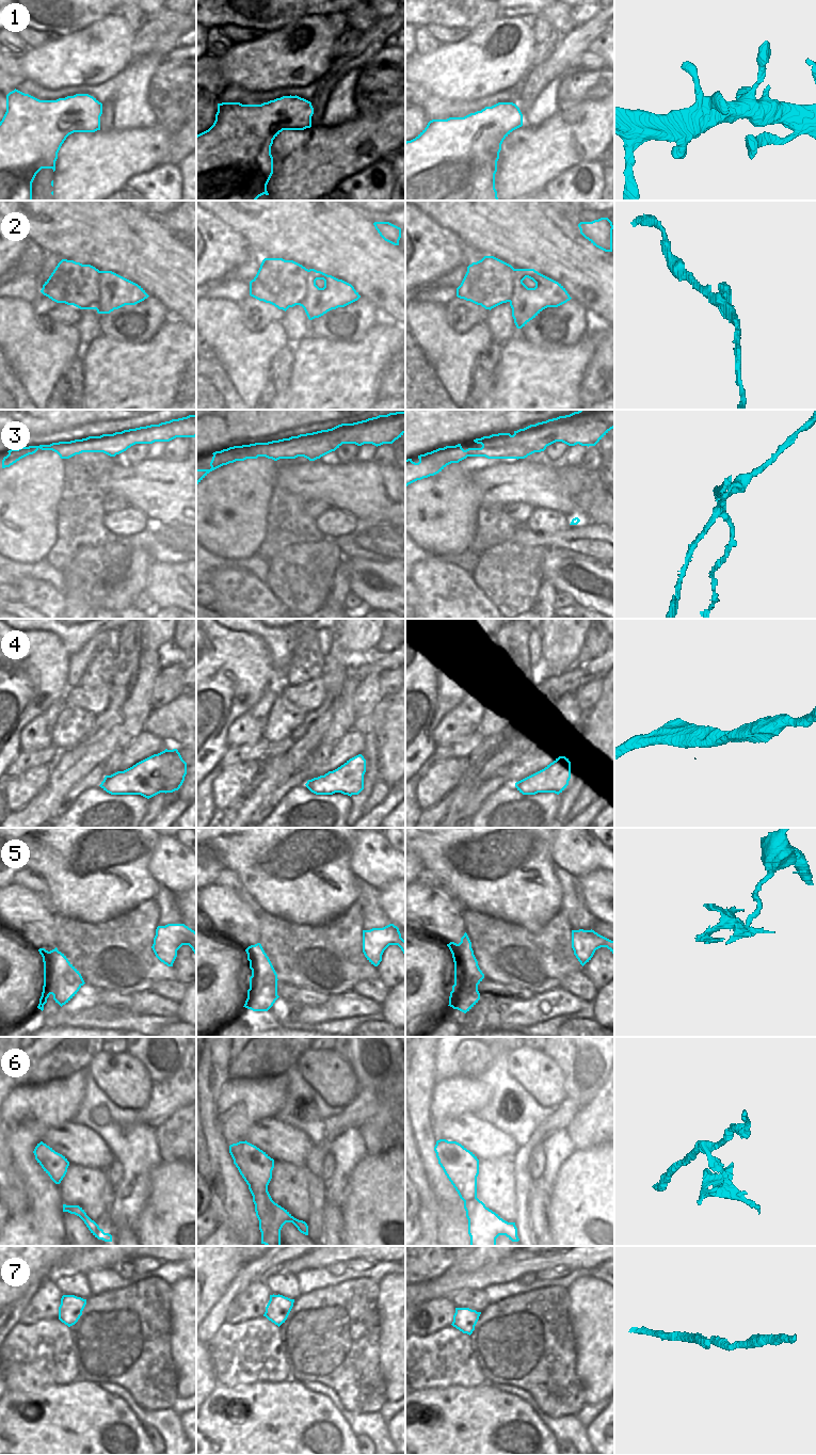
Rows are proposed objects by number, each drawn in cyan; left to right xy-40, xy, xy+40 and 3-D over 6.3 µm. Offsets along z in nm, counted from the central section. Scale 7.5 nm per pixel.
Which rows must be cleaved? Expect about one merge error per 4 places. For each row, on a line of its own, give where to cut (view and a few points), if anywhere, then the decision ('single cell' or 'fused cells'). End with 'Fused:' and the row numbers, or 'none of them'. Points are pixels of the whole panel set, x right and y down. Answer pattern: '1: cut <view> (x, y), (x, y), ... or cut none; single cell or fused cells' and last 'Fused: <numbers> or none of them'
1: cut none; single cell
2: cut none; single cell
3: cut xy (249, 445), (258, 456); fused cells
4: cut none; single cell
5: cut none; single cell
6: cut xy (267, 1189), (253, 1197); fused cells
7: cut none; single cell
Fused: 3, 6

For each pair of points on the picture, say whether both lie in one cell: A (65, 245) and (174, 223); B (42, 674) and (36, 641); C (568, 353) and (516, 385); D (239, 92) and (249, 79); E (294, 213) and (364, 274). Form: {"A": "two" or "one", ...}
{"A": "two", "B": "one", "C": "one", "D": "two", "E": "one"}

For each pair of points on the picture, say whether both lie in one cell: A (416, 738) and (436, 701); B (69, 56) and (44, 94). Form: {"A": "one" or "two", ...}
{"A": "one", "B": "two"}

